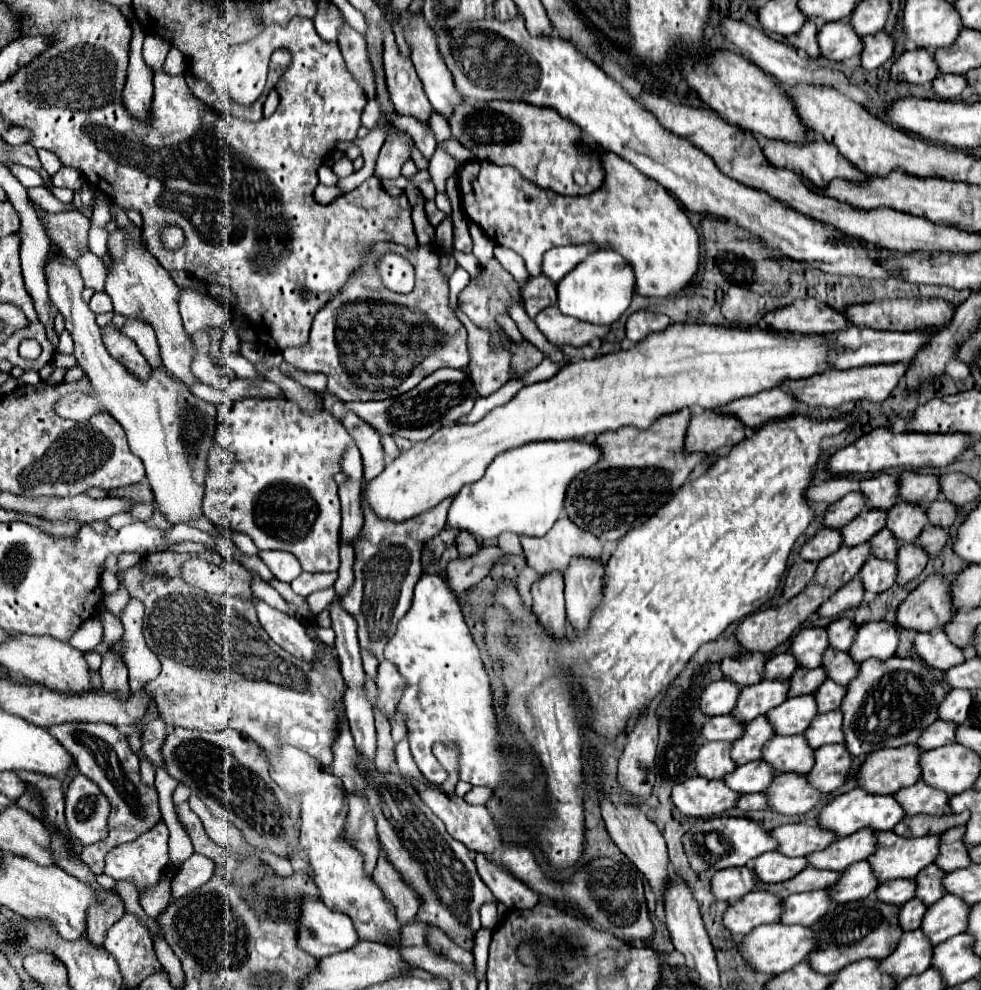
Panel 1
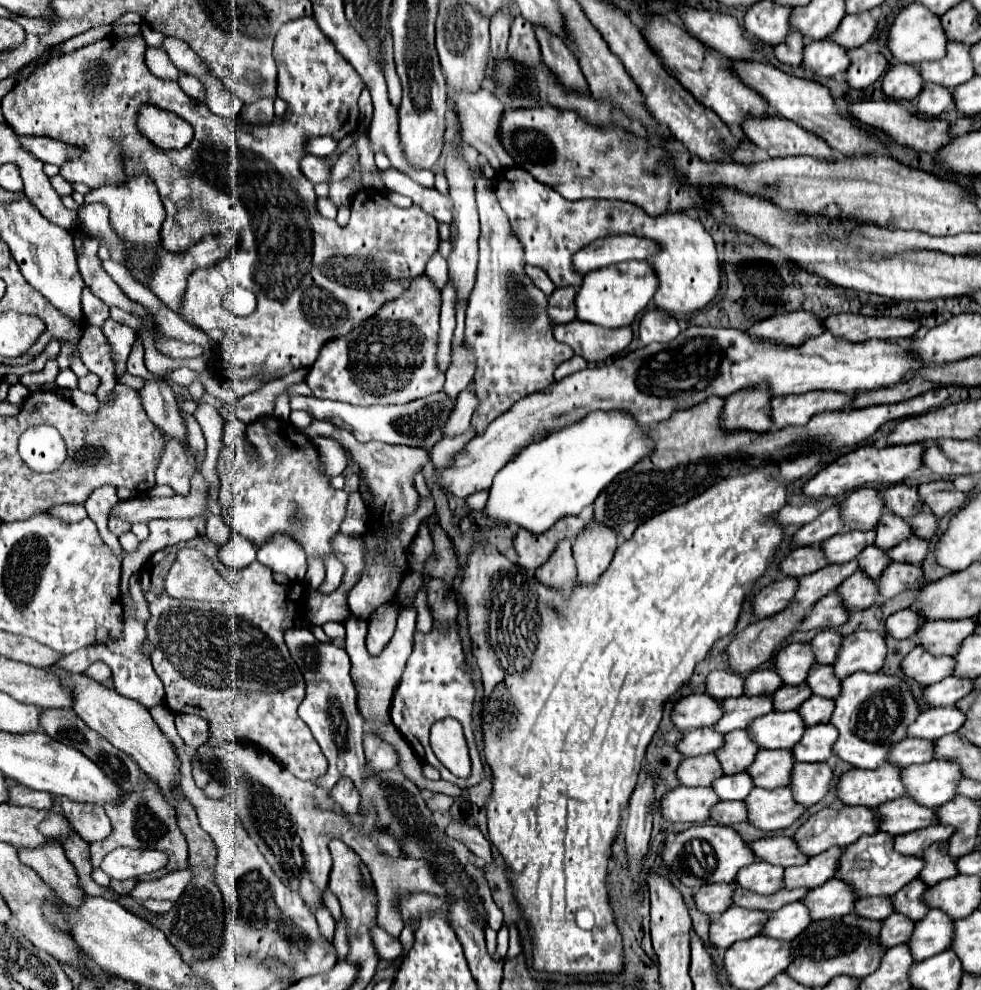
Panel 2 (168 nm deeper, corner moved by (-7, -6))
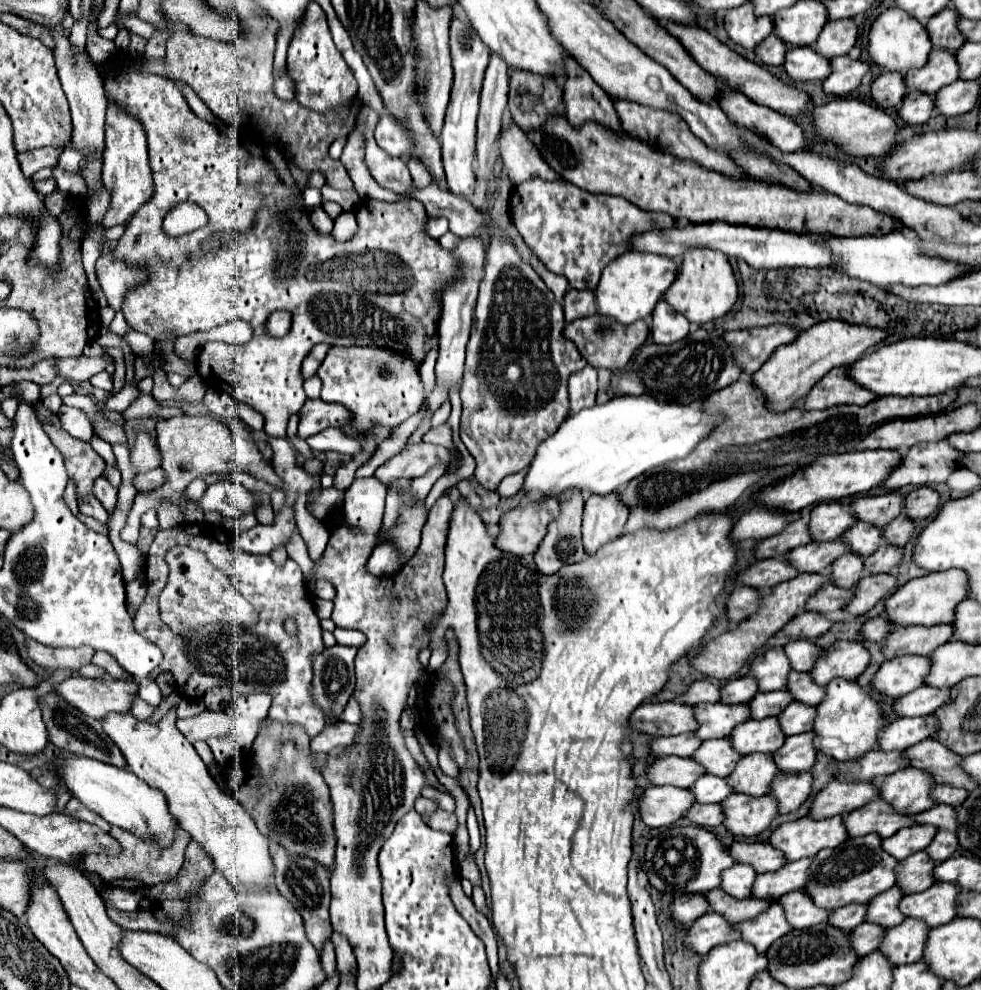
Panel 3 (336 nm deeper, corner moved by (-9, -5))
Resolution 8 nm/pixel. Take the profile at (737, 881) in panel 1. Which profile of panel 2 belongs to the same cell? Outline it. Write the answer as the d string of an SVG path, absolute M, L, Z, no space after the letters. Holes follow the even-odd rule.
M712 883L712 885L702 885L696 893L694 893L694 903L698 907L698 911L706 913L706 915L718 915L722 911L726 911L732 905L732 893L734 893L736 885L726 885L726 883Z

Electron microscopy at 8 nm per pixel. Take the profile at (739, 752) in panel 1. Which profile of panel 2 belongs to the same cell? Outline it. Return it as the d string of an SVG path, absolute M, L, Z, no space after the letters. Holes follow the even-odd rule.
M746 729L726 733L726 743L722 745L722 751L714 751L716 759L722 763L724 775L742 773L754 761L756 753L758 745L750 741Z

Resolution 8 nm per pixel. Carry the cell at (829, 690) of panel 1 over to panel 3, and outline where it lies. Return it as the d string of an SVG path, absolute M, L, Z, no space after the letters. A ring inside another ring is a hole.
M792 702L784 714L778 716L780 724L784 726L784 734L800 734L800 732L810 732L814 728L816 720L816 706L802 704L802 702Z

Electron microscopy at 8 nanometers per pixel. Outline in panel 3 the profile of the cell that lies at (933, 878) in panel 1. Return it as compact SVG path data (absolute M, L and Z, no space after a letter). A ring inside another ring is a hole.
M894 886L892 890L886 890L884 894L880 894L880 898L874 898L868 904L868 922L876 922L880 926L892 928L898 926L906 920L906 916L900 912L900 900L904 898L904 892Z

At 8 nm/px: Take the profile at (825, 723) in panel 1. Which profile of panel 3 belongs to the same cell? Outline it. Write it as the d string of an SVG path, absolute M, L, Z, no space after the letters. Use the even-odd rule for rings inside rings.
M802 732L788 736L788 742L774 754L774 762L780 772L806 772L816 762L814 732Z

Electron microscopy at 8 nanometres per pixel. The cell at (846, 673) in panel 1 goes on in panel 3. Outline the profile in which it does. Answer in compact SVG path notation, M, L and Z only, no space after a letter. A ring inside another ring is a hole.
M792 672L788 676L788 690L796 694L796 700L810 706L818 706L826 694L826 688L818 686L808 672Z

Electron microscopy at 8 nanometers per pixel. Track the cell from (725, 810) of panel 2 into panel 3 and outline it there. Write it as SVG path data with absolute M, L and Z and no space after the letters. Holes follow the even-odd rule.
M696 804L696 806L692 806L692 810L688 810L688 814L684 818L692 820L698 826L712 828L712 826L720 826L724 822L724 808L720 804Z

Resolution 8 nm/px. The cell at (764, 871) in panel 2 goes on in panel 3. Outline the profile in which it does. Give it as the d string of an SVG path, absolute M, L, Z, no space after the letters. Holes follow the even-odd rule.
M736 864L722 874L722 890L728 890L734 898L748 898L756 880L756 870L748 864Z

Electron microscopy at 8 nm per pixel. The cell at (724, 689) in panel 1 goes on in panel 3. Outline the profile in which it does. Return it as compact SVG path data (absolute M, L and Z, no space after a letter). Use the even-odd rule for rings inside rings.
M682 702L642 704L630 718L630 726L650 736L676 736L688 730L696 730L698 722L694 706Z

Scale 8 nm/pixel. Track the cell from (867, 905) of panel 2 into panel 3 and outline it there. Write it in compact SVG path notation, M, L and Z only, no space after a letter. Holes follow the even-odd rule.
M848 904L840 910L834 910L828 922L832 922L834 926L844 926L844 930L854 930L866 920L866 910L868 906L864 904Z

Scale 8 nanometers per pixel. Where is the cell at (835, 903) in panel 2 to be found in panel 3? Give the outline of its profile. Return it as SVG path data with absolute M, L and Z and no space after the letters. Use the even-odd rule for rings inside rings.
M794 890L790 894L780 896L780 904L784 906L792 928L808 928L820 922L828 922L830 916L830 910L818 908L806 890Z

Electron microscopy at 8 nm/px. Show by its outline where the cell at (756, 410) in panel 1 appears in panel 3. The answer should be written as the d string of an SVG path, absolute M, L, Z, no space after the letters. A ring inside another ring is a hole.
M834 368L824 378L820 378L804 398L796 400L794 408L826 410L826 408L842 406L842 404L864 406L876 398L872 392L864 390L862 386L852 386L852 382L848 382L848 378L840 374L840 370L844 368Z

